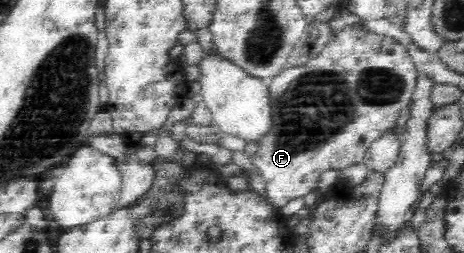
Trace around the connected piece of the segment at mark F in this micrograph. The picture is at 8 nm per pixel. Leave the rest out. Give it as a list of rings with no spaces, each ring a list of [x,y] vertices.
[[[358,24],[349,25],[342,31],[339,31],[339,33],[333,35],[329,43],[323,48],[323,51],[321,51],[315,59],[311,59],[311,61],[308,61],[305,65],[297,67],[287,65],[281,70],[281,73],[276,75],[268,86],[271,99],[273,127],[258,143],[258,150],[256,153],[251,155],[253,165],[258,168],[261,177],[265,180],[264,197],[267,198],[267,201],[271,202],[275,208],[281,209],[292,199],[305,197],[305,195],[309,195],[311,191],[317,191],[320,175],[324,171],[328,169],[345,169],[345,167],[349,167],[349,165],[364,163],[367,149],[369,149],[377,139],[385,137],[386,132],[396,127],[397,119],[399,119],[401,111],[410,103],[415,89],[417,72],[416,62],[413,61],[410,52],[407,51],[407,48],[405,48],[403,44],[397,42],[390,36],[379,36],[369,33],[367,27],[361,27],[361,25]]]

